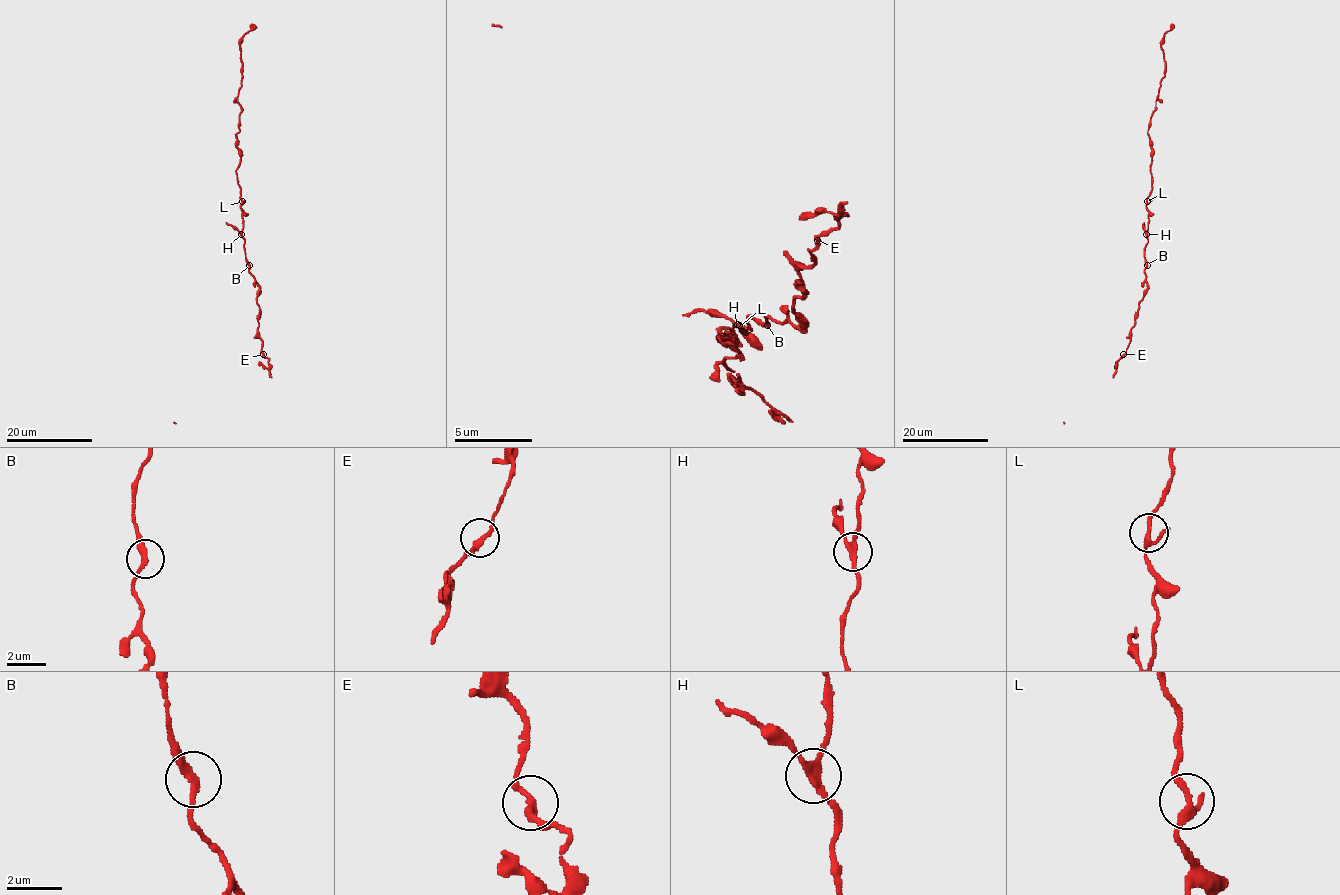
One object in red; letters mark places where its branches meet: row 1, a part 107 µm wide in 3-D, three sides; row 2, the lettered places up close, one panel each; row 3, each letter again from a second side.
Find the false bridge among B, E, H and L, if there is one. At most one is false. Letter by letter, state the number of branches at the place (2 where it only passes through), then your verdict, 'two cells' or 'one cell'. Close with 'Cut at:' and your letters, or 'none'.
B: 2 branches meet; one cell
E: 2 branches meet; one cell
H: 3 branches meet; two cells
L: 3 branches meet; one cell
Cut at: H

